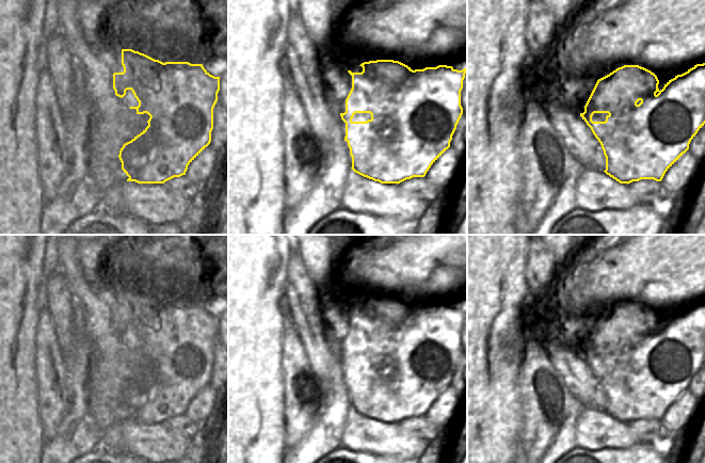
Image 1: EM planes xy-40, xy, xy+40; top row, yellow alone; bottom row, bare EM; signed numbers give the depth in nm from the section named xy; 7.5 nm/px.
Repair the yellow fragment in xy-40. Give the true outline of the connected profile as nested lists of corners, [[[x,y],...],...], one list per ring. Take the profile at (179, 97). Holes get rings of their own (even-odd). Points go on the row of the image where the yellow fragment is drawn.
[[[122,49],[122,65],[124,71],[113,74],[115,95],[123,98],[131,90],[139,106],[129,109],[150,116],[148,126],[119,150],[122,170],[129,177],[127,181],[164,183],[186,175],[188,165],[211,142],[220,77],[210,75],[203,64],[163,63],[132,49]]]

